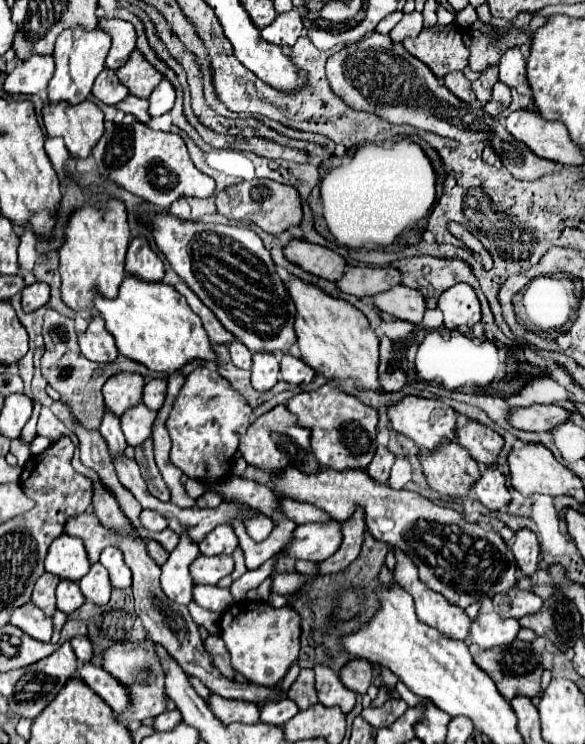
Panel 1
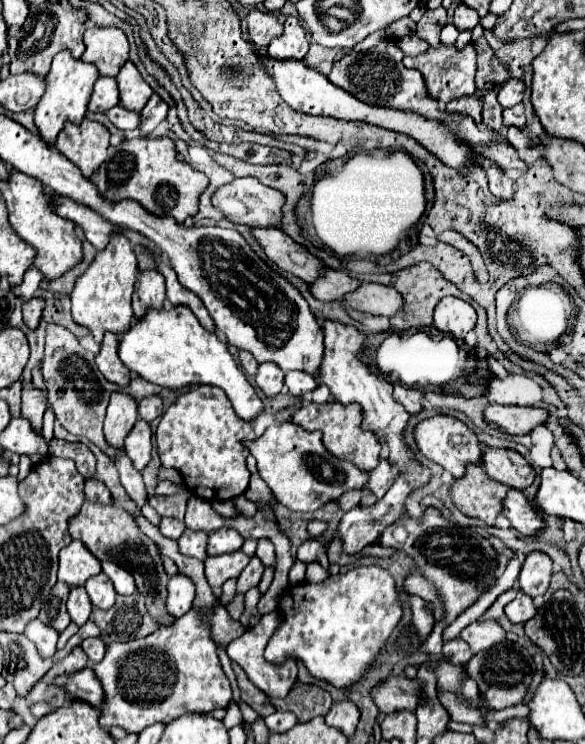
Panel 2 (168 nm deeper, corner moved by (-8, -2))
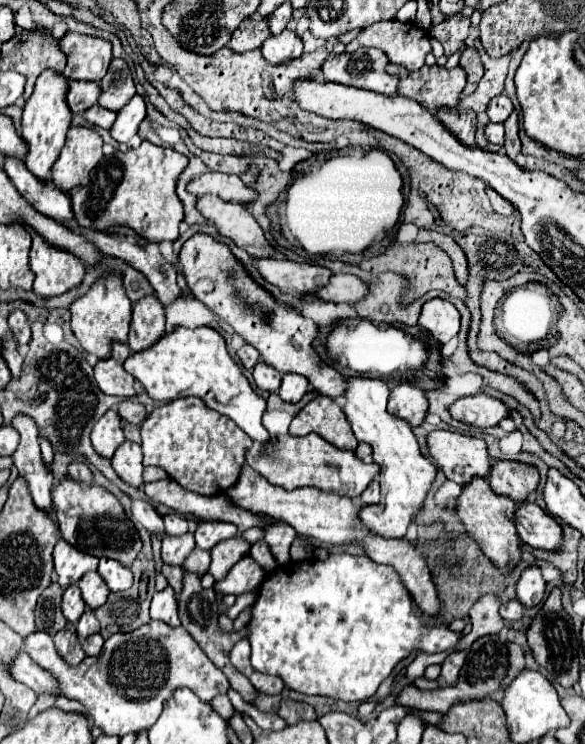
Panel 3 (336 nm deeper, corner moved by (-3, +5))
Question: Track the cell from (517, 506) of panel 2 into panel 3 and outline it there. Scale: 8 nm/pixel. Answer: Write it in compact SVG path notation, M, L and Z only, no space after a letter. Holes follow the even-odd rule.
M526 501L516 509L516 529L522 543L530 545L532 549L542 551L560 551L562 549L562 525L540 509L536 503Z

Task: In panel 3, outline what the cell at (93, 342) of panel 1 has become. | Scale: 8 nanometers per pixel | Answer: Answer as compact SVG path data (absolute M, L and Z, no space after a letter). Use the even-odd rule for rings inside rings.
M114 343L112 357L106 361L98 361L98 365L94 367L94 375L102 393L118 397L134 397L140 393L140 385L136 383L136 379L122 367L126 357L130 357L130 347L126 343Z

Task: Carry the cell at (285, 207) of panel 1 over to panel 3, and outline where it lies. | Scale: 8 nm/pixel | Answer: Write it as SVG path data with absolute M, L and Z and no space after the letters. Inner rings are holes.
M212 171L192 179L186 185L186 191L194 193L194 195L210 193L210 195L222 197L224 201L234 201L234 203L242 203L242 205L248 205L256 197L256 193L252 189L246 189L246 185L242 185L242 181L238 177L226 175L226 173L212 173Z

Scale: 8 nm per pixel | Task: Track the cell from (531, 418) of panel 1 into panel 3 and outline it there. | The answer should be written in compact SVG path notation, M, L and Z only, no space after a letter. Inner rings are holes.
M478 393L454 401L450 405L450 417L474 427L494 427L498 421L508 417L508 409L498 399Z

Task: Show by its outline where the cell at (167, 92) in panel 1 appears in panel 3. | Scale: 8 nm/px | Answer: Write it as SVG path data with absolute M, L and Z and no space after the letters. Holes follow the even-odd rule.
M134 95L132 101L128 101L126 107L122 107L118 113L116 113L116 121L110 129L110 135L114 141L118 143L128 143L136 131L138 131L138 125L142 123L142 119L146 117L146 103L144 103L144 97L140 95Z

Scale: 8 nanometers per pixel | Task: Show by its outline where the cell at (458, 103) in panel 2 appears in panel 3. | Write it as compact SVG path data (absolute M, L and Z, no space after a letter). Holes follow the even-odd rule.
M438 109L438 121L466 147L474 147L474 133L476 133L476 113L474 111L462 111L456 113L454 109Z

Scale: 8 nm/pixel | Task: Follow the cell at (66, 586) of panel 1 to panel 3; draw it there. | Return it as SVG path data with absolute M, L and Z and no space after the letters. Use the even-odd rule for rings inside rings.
M70 585L64 591L64 597L62 597L62 613L64 613L64 617L68 619L68 623L76 623L82 617L84 611L86 611L86 603L80 597L78 585Z

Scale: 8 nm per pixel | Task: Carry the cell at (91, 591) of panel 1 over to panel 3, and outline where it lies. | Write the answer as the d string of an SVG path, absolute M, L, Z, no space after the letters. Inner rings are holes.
M94 571L94 573L86 573L80 579L80 591L82 591L82 599L90 609L98 609L106 603L106 597L110 593L110 589L106 589L106 583L102 581L102 577Z

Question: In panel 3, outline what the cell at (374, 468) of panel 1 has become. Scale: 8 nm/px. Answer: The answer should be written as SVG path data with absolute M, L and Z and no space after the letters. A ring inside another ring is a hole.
M374 479L370 483L370 487L360 495L360 501L362 501L362 505L376 505L380 501L380 485L378 485L378 479Z

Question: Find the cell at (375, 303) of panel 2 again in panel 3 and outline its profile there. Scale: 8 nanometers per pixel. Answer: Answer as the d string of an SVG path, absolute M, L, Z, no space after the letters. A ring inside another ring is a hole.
M332 275L328 285L316 289L312 295L316 295L320 301L354 303L366 295L366 285L354 275Z

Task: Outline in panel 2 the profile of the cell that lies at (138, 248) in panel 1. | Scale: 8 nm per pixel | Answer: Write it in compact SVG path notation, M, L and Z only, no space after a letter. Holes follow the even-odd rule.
M139 270L133 290L133 312L135 318L143 316L147 308L165 306L165 276L157 270Z

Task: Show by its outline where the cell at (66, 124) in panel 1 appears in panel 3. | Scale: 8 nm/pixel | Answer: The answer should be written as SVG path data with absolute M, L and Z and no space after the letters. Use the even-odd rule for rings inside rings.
M70 127L66 145L52 169L56 189L70 193L74 187L88 183L88 173L102 159L102 139L94 129Z

